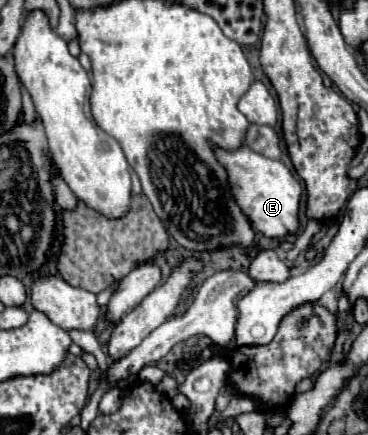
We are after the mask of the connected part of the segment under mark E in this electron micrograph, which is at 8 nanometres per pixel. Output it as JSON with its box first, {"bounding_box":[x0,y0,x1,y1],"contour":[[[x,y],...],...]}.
{"bounding_box":[216,146,304,240],"contour":[[[242,146],[234,152],[216,150],[216,158],[228,170],[232,194],[236,194],[236,202],[240,202],[240,208],[244,210],[244,214],[248,214],[254,230],[262,232],[266,238],[278,240],[300,230],[298,212],[304,188],[300,180],[294,178],[292,172],[280,160],[264,158],[248,146]]]}

